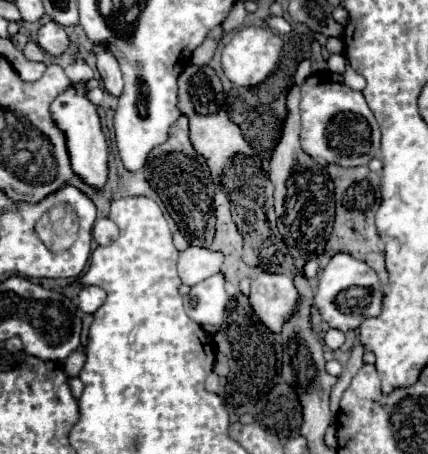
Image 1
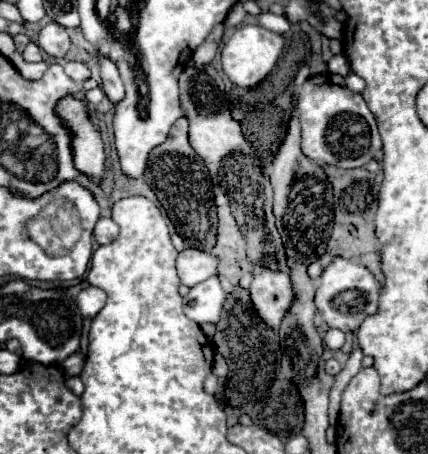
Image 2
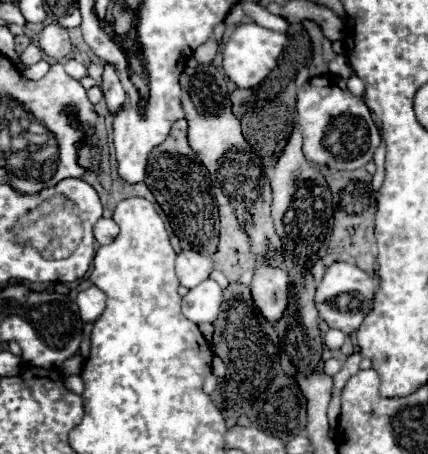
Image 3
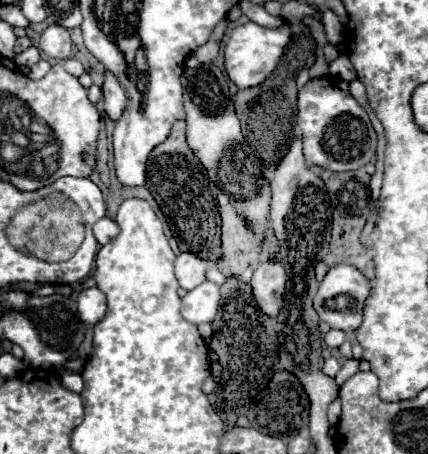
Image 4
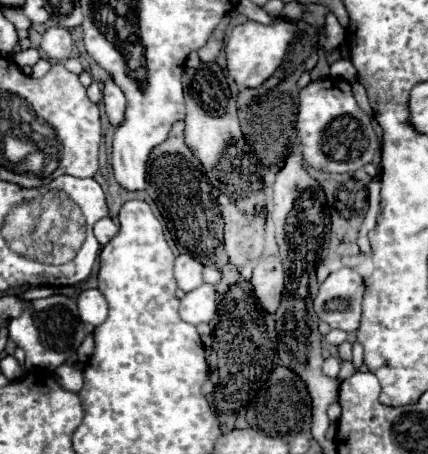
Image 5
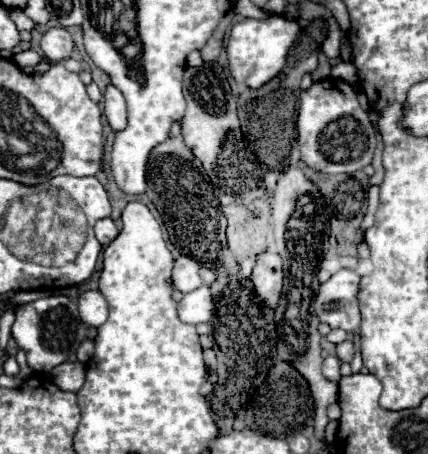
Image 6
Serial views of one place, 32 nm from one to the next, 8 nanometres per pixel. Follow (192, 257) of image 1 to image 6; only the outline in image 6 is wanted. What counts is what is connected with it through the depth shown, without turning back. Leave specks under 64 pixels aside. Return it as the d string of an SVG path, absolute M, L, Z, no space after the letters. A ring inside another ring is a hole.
M180 256L174 262L174 272L172 272L172 282L180 292L192 292L202 286L200 278L200 264L190 258L190 256Z

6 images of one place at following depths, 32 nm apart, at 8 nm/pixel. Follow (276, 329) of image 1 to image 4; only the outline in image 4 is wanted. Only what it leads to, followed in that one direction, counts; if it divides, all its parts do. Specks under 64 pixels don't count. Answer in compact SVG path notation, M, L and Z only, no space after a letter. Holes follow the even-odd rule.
M260 262L252 276L252 296L258 304L258 308L270 316L276 318L280 310L284 308L284 294L286 294L286 282L288 274L284 272L280 262Z

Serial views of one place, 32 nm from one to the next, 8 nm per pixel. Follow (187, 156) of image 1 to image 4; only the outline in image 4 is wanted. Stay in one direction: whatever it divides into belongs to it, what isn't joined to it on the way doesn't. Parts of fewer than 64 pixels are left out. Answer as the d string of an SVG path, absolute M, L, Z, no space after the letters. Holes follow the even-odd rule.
M178 120L172 126L170 136L158 144L148 158L146 168L146 188L152 192L160 210L168 218L172 234L182 240L190 252L198 256L218 256L220 254L220 214L218 204L210 188L208 172L194 156L186 144L186 122Z

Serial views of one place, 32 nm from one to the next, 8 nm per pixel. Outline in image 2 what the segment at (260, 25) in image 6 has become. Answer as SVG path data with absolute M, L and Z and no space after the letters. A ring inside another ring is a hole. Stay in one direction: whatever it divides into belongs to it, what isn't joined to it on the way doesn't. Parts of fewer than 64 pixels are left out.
M240 26L228 40L228 44L222 48L222 68L230 82L242 88L250 88L260 84L276 66L276 60L280 58L280 52L284 48L284 38L276 32L270 32L262 26Z

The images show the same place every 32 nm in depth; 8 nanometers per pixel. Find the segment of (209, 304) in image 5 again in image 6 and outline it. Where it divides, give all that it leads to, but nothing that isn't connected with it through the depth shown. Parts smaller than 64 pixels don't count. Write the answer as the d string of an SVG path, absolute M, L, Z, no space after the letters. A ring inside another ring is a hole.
M200 286L194 292L184 294L184 298L178 304L178 314L180 320L186 324L200 324L200 322L210 322L216 310L216 302L212 296L210 286Z

